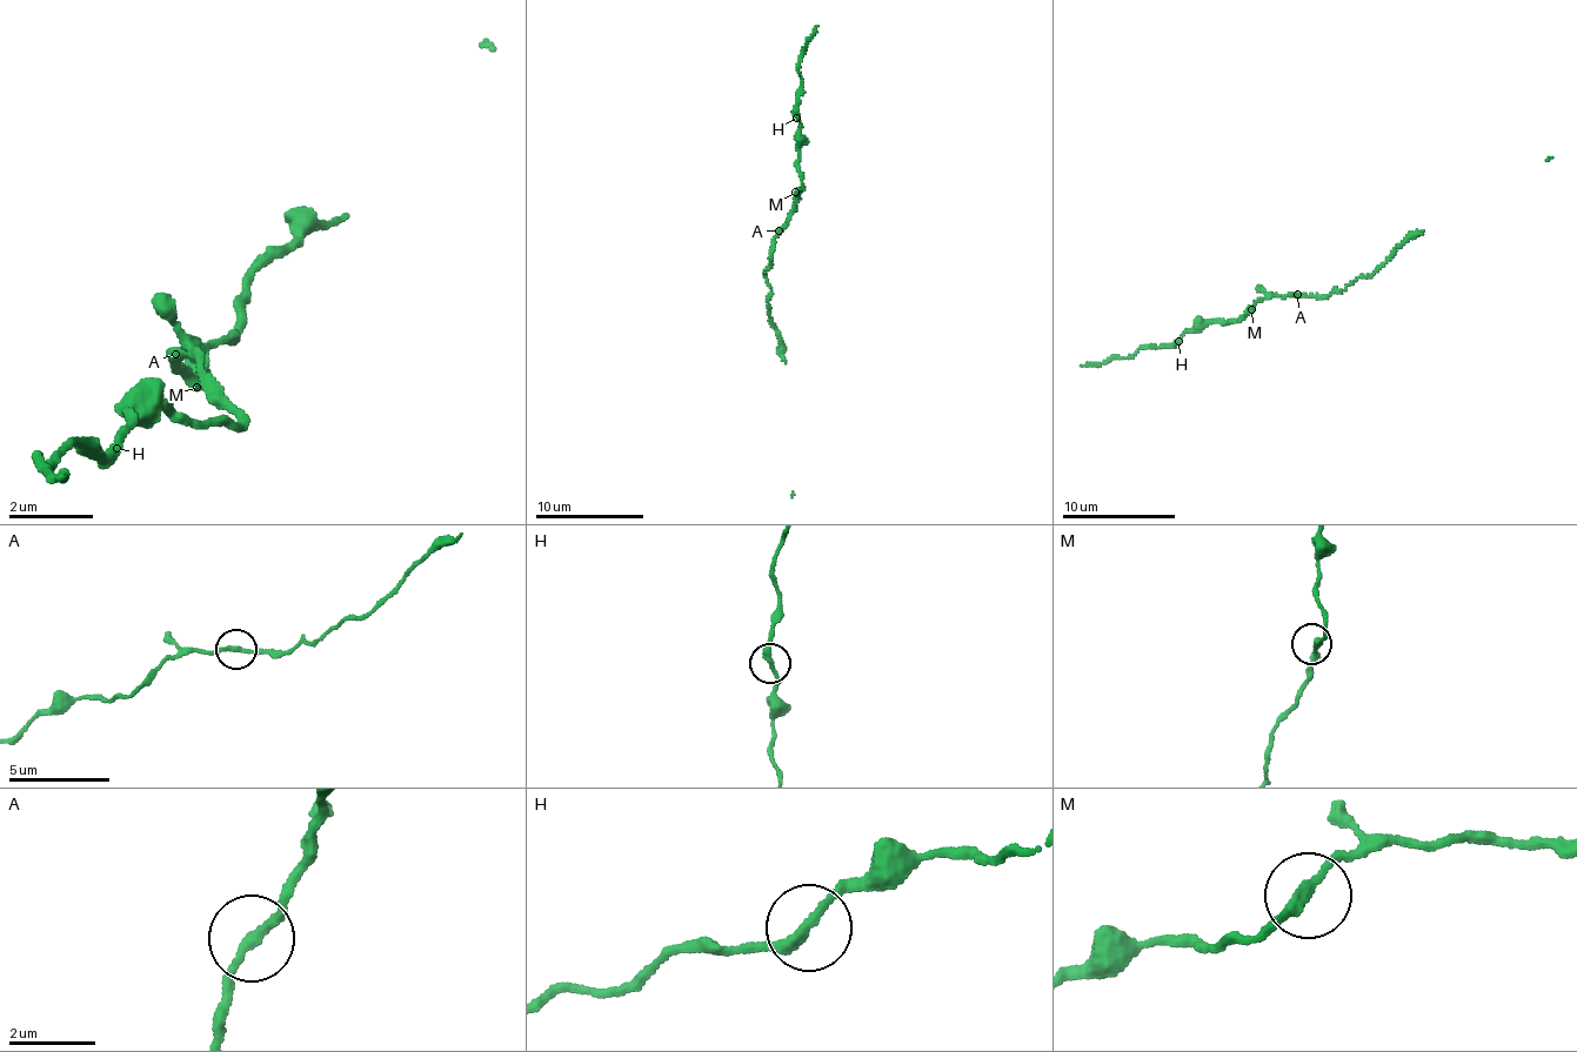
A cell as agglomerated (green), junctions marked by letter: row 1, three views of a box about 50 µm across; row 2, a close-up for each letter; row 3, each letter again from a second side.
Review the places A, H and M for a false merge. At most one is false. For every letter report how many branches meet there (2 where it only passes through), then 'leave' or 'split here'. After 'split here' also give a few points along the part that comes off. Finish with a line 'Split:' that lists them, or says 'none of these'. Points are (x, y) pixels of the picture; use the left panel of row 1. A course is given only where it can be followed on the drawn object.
A: branches 2; leave
H: branches 2; leave
M: branches 2; leave
Split: none of these

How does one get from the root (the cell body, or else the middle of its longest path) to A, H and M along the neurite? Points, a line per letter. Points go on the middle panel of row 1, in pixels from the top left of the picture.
A: (769, 250), (772, 239), (780, 230)
H: (769, 250), (803, 183), (796, 118)
M: (769, 250), (772, 239), (788, 219), (795, 192)

